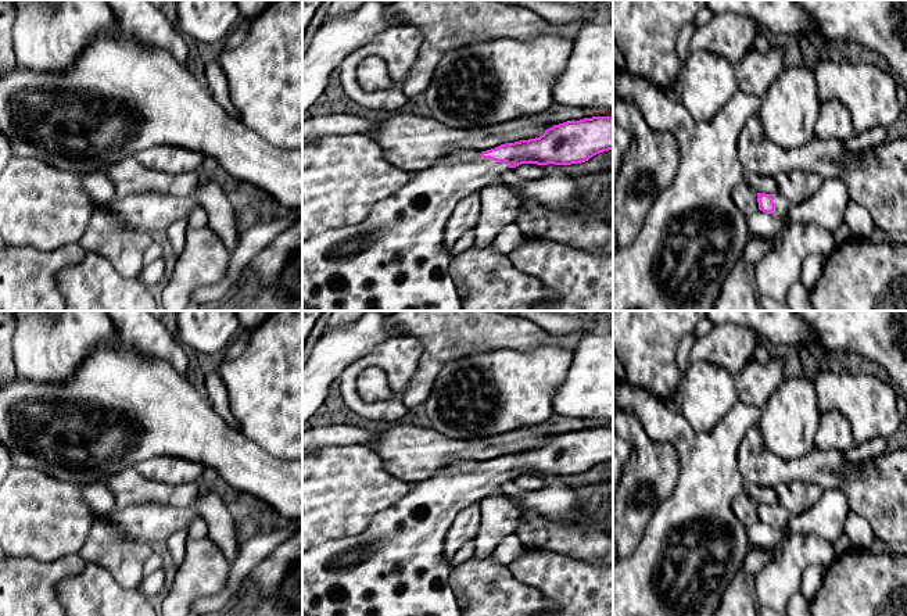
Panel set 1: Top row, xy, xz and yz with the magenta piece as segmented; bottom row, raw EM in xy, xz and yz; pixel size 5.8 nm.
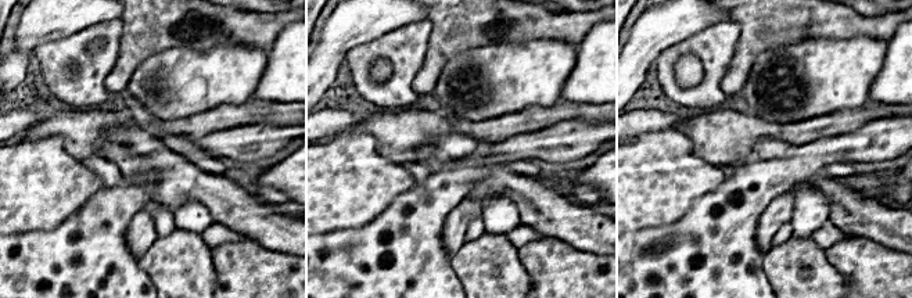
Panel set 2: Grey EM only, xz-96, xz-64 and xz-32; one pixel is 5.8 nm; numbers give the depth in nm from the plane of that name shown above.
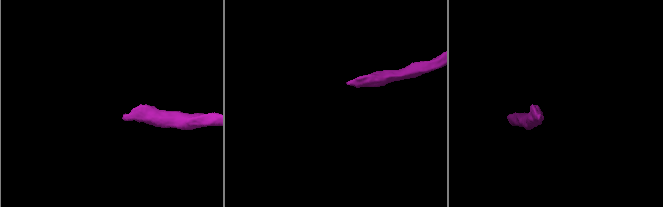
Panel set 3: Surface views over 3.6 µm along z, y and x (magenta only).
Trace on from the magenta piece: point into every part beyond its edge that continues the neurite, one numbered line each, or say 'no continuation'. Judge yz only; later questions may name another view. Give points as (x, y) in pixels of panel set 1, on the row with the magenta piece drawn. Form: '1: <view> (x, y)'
1: yz (782, 206)

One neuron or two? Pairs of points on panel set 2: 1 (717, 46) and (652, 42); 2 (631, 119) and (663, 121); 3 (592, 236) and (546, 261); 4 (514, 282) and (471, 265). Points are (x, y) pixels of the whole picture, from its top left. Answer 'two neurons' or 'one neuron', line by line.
1: two neurons
2: one neuron
3: two neurons
4: one neuron

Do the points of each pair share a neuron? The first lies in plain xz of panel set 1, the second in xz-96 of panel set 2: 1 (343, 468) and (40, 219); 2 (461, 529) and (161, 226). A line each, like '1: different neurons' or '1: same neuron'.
1: same neuron
2: different neurons

